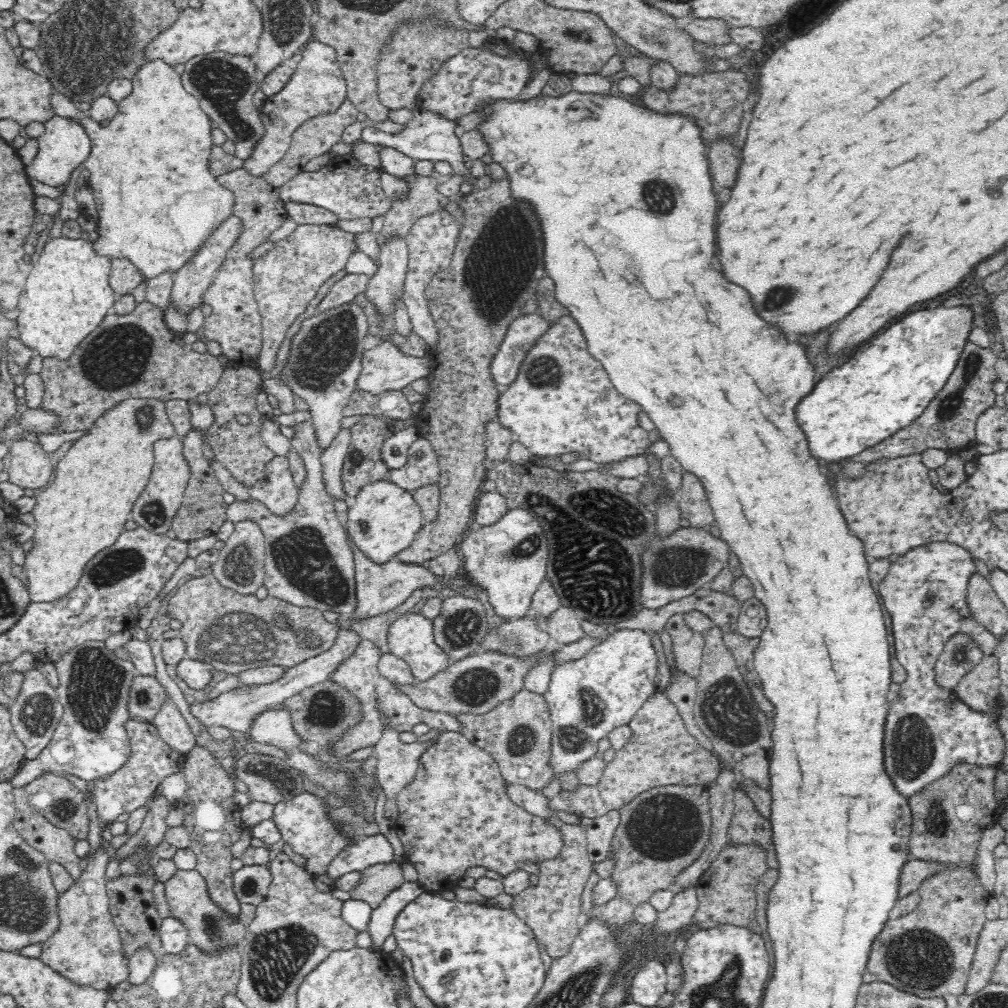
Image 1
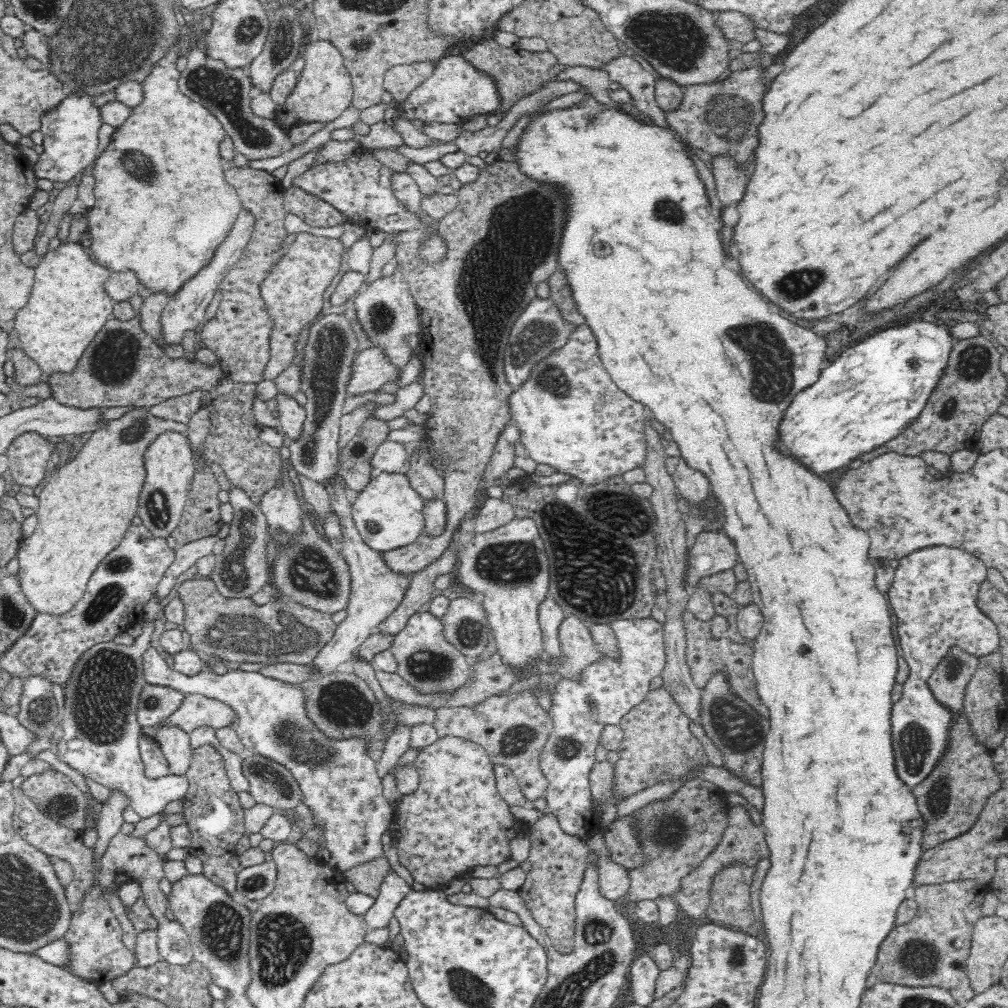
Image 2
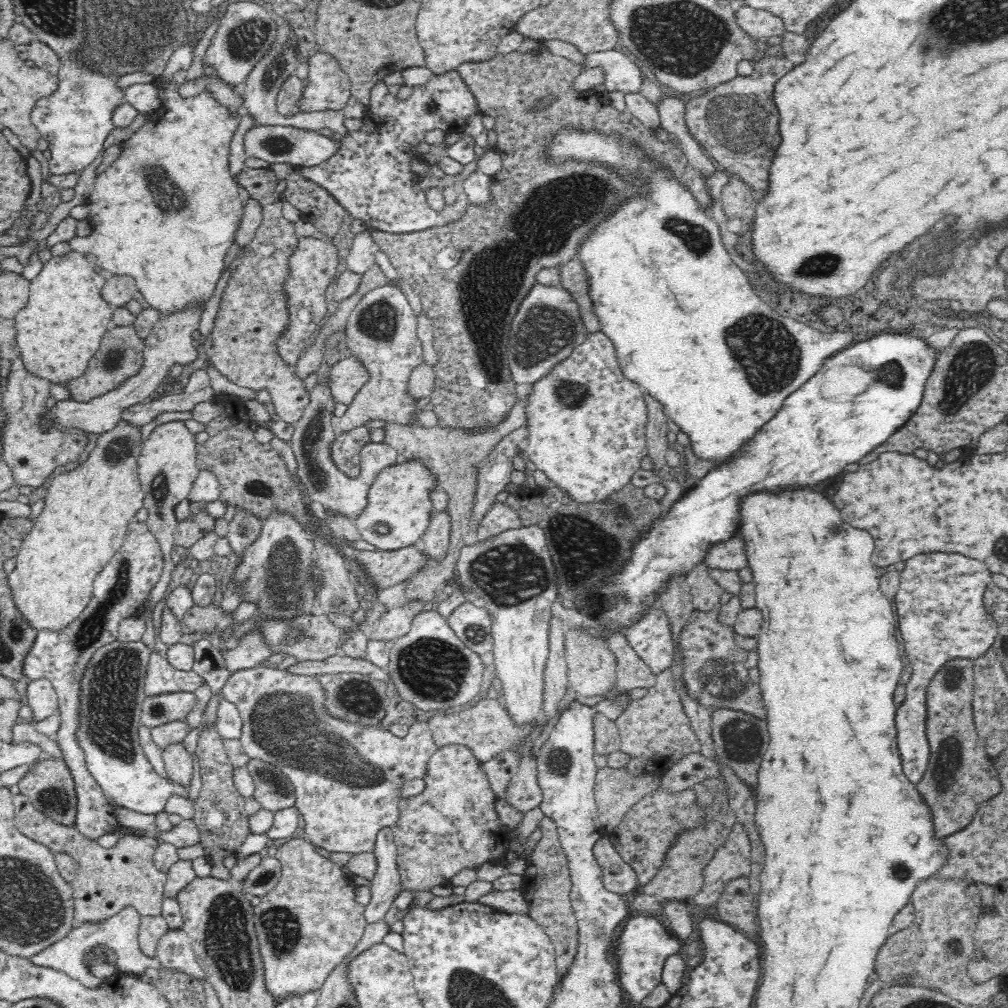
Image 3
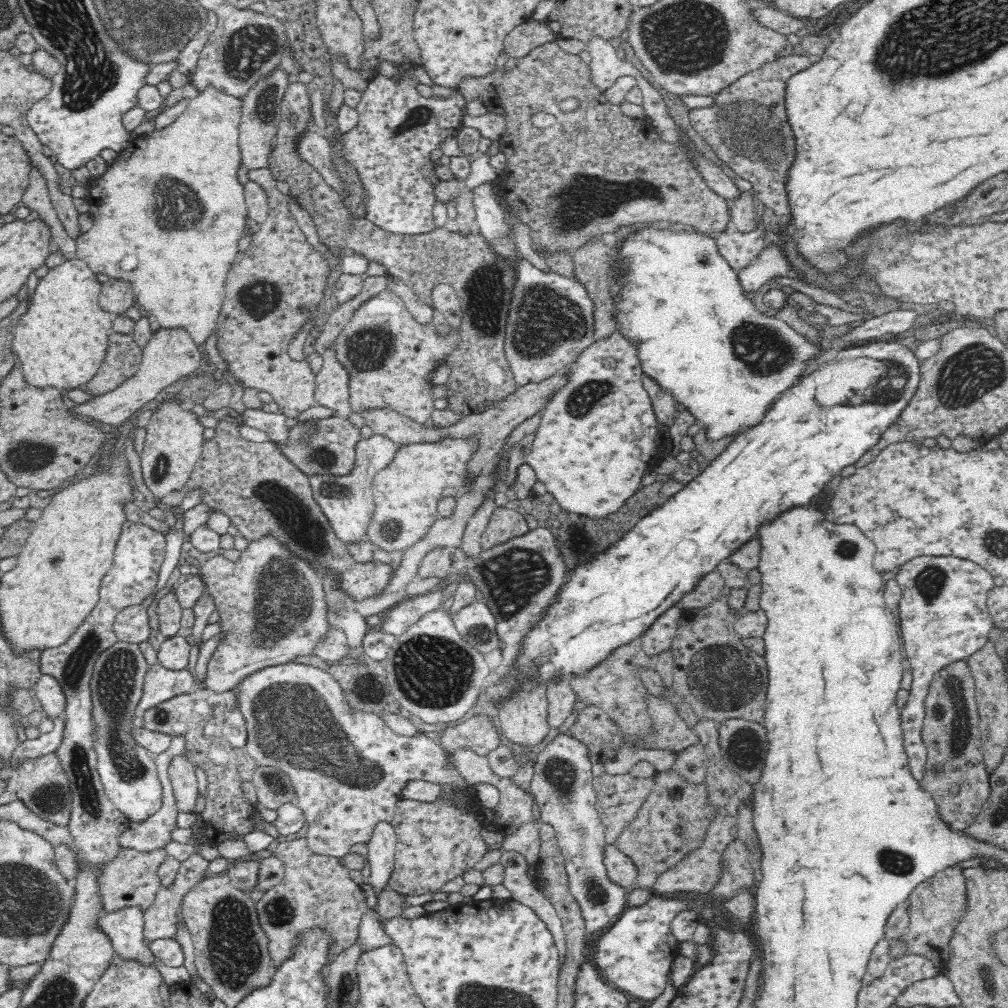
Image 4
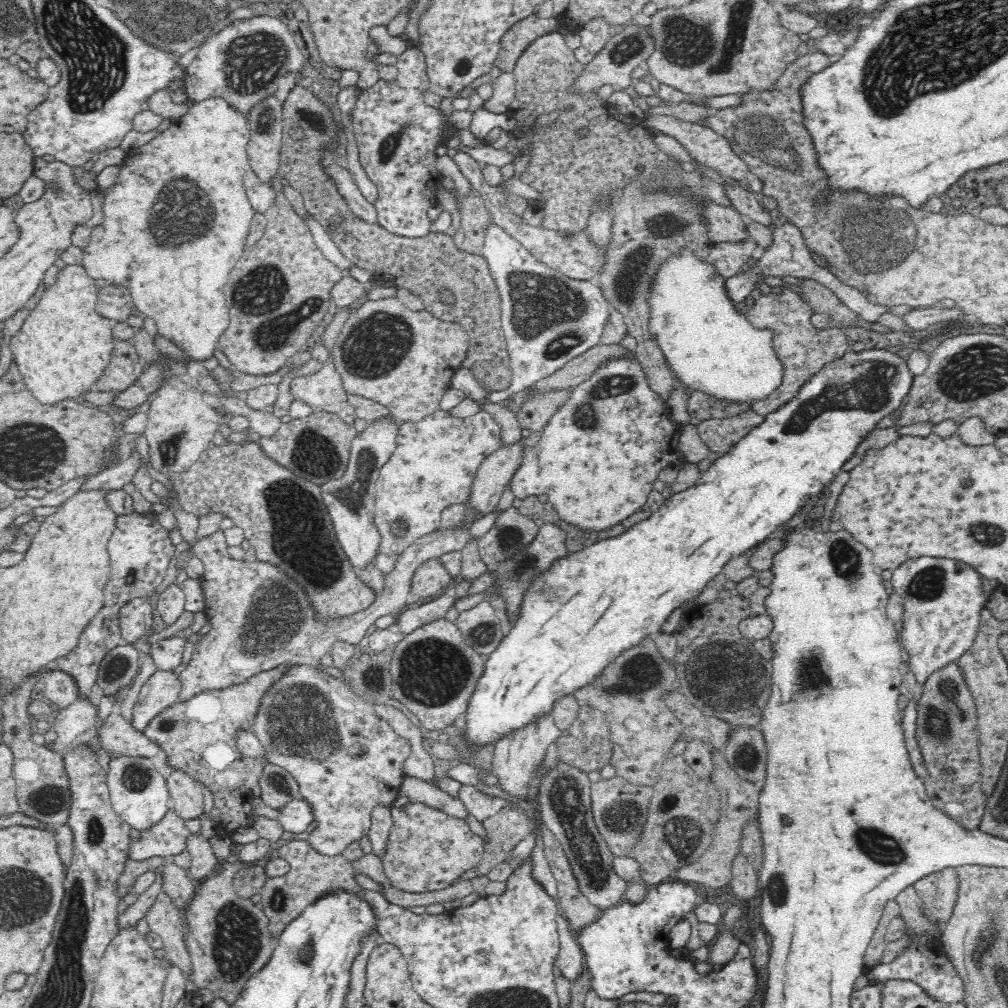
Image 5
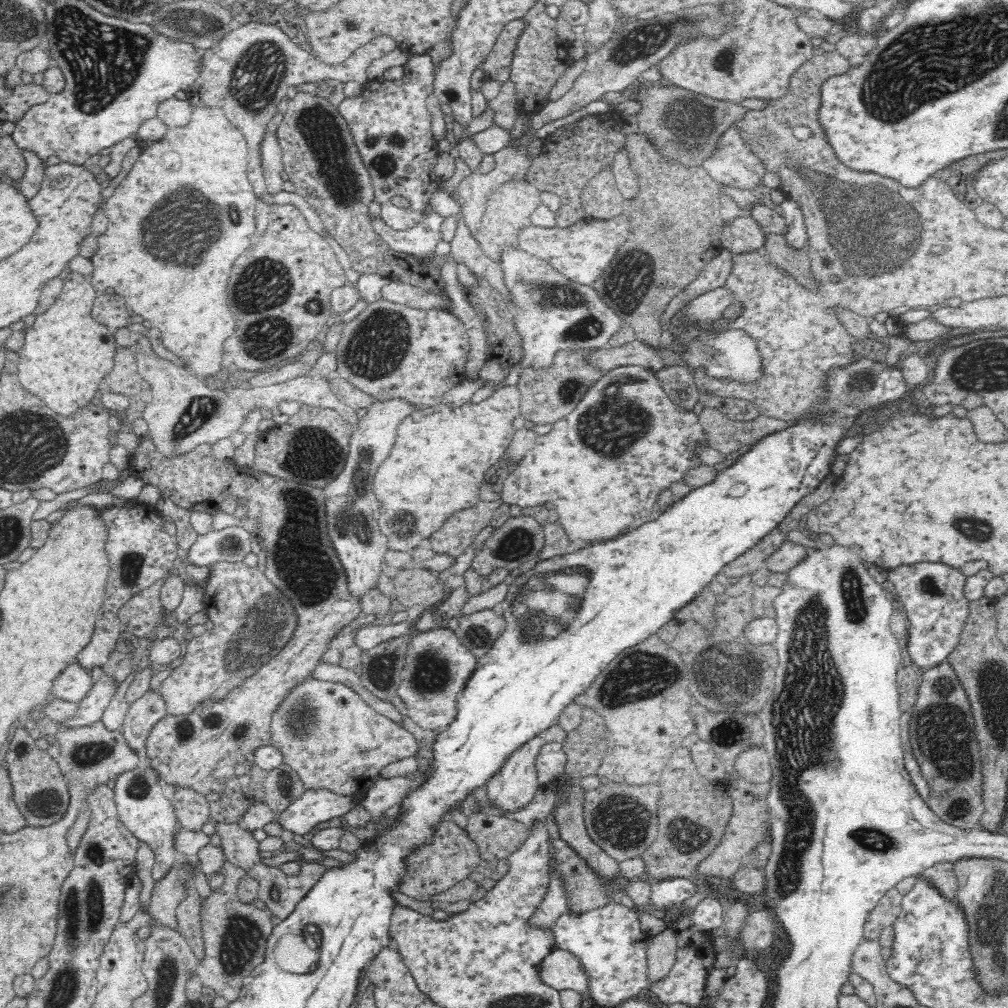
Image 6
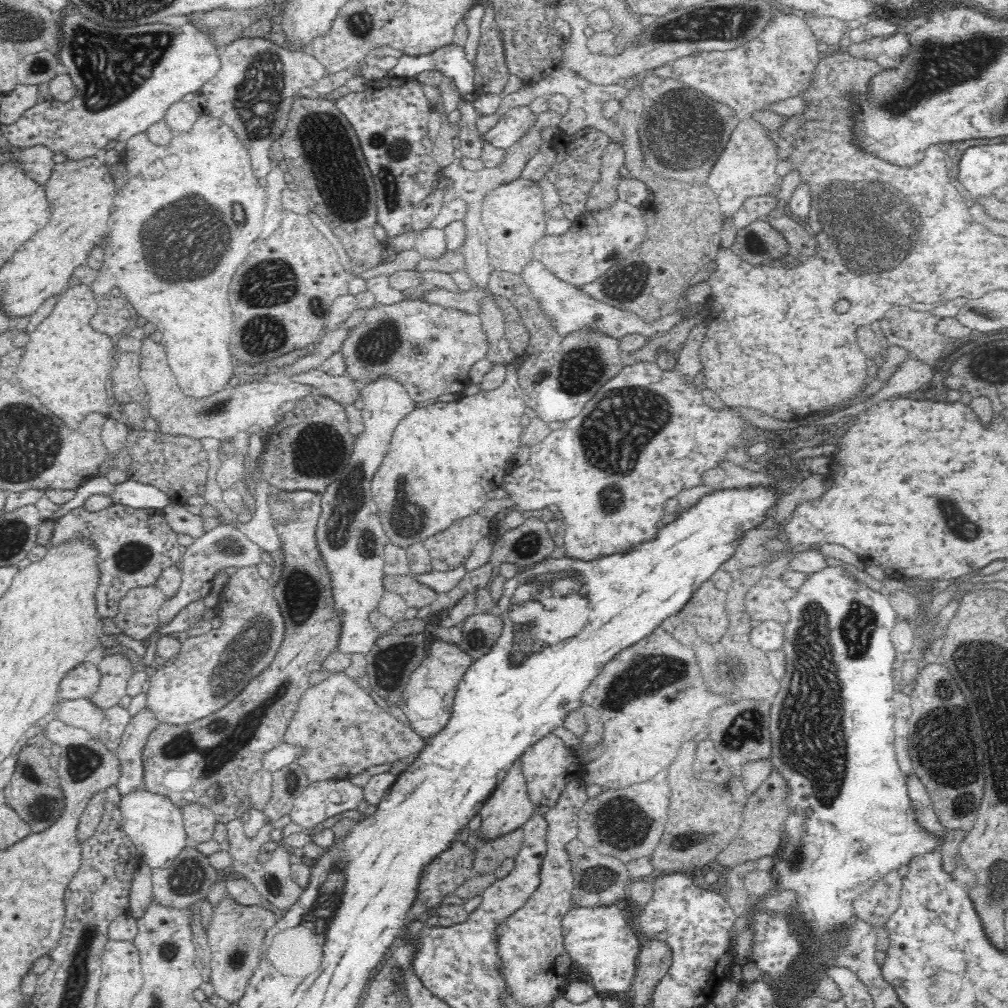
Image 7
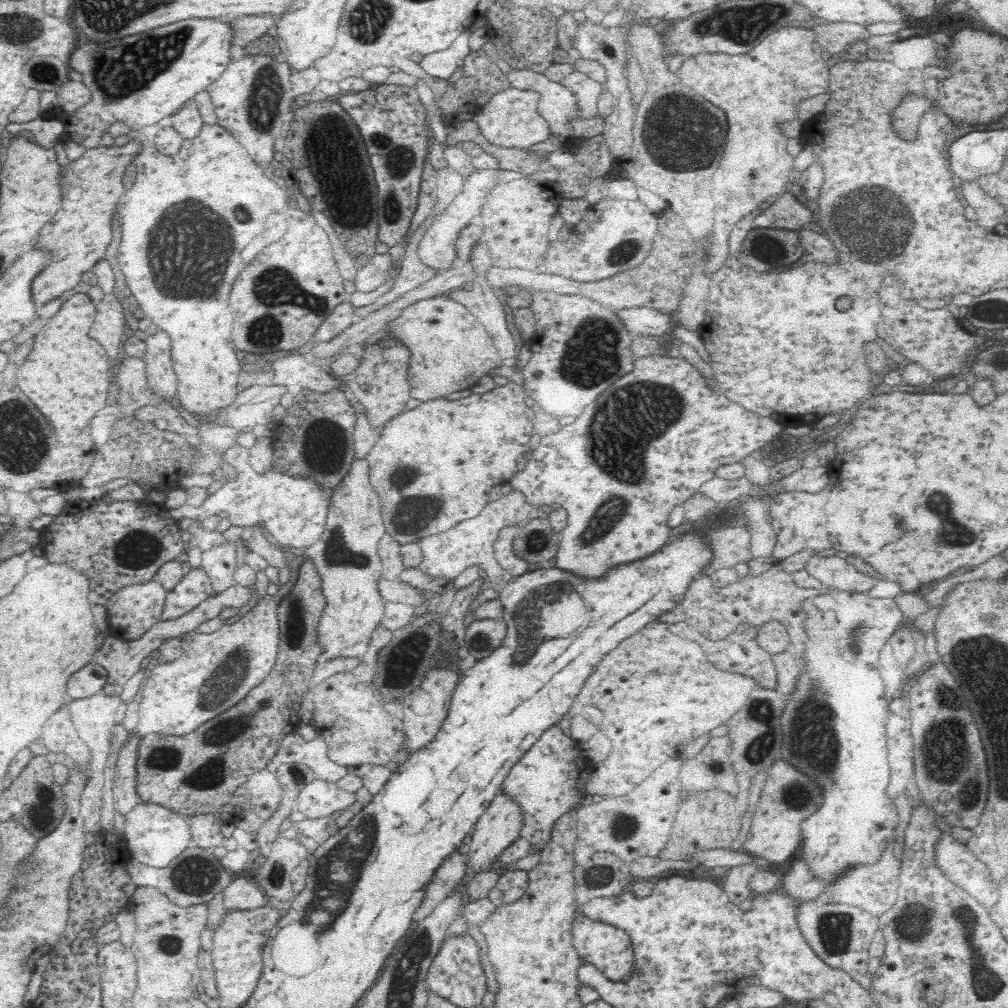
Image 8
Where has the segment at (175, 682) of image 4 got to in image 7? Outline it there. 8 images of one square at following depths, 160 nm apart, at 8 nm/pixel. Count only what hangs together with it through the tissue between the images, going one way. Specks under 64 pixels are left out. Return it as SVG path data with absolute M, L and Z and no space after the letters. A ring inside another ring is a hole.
M146 708L131 716L119 746L114 752L120 769L116 788L121 796L128 796L144 787L142 753L148 735L156 726L158 726L157 720Z

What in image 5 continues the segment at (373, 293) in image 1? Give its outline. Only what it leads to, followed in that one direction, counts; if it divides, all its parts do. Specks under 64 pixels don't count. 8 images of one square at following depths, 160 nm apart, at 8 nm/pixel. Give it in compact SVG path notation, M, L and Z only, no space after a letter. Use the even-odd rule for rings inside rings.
M396 297L384 300L365 300L348 316L333 344L331 357L348 394L356 394L385 407L398 420L420 422L432 411L440 409L444 394L452 388L454 373L462 369L468 354L468 333L458 322L444 322L432 312L414 312Z

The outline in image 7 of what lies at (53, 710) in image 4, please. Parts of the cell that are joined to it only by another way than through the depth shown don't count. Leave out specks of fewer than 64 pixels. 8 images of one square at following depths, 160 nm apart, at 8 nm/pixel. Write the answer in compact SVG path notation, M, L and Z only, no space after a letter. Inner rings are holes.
M90 662L79 664L71 670L60 682L60 699L78 700L90 699L100 686L102 674L98 667Z

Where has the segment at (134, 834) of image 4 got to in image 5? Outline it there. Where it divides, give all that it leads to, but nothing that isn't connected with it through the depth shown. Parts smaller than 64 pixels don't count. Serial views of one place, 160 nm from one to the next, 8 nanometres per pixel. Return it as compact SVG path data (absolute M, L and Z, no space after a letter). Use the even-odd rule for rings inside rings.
M171 808L156 826L142 831L142 841L132 840L129 859L146 861L162 857L170 860L173 855L186 852L189 839L199 832L199 818L182 820Z

